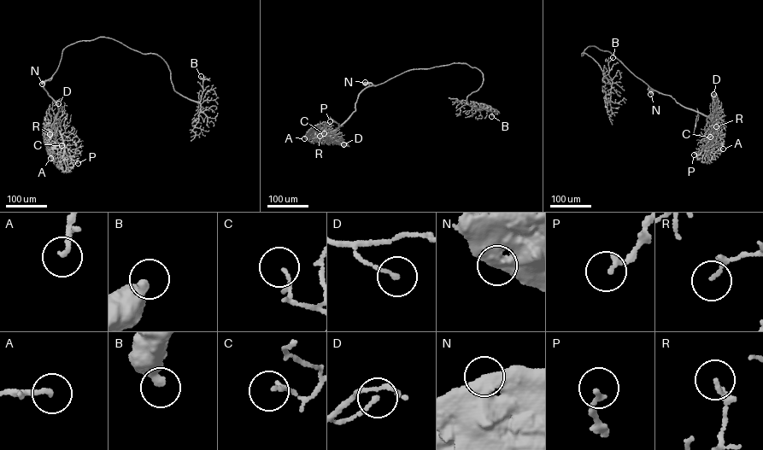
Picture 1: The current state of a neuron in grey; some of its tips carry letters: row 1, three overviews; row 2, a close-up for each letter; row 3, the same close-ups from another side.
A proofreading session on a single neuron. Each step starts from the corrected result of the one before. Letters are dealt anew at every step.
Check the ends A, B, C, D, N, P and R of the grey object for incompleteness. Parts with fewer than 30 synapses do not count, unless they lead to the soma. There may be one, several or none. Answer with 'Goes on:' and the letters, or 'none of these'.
Goes on: none of these

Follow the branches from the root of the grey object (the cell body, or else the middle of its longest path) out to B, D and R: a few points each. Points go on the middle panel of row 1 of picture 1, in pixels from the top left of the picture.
B: (365, 84), (466, 63), (483, 78), (467, 102), (491, 116)
D: (365, 84), (376, 85), (366, 88), (360, 94), (355, 111), (331, 135), (331, 142), (343, 144)
R: (365, 84), (376, 85), (366, 88), (360, 94), (355, 111), (345, 121), (323, 137), (319, 136)

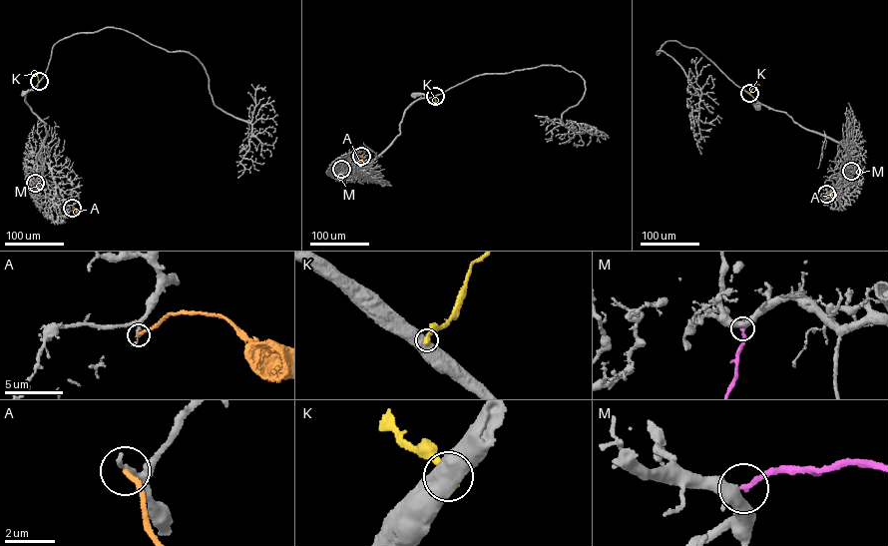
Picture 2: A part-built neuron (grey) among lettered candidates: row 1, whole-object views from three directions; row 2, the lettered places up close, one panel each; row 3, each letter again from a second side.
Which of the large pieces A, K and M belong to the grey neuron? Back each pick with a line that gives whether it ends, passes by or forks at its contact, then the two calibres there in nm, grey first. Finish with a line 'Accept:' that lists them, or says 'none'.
M: it ends there; 480 nm thick on the grey side, 240 nm on the other
Accept: M

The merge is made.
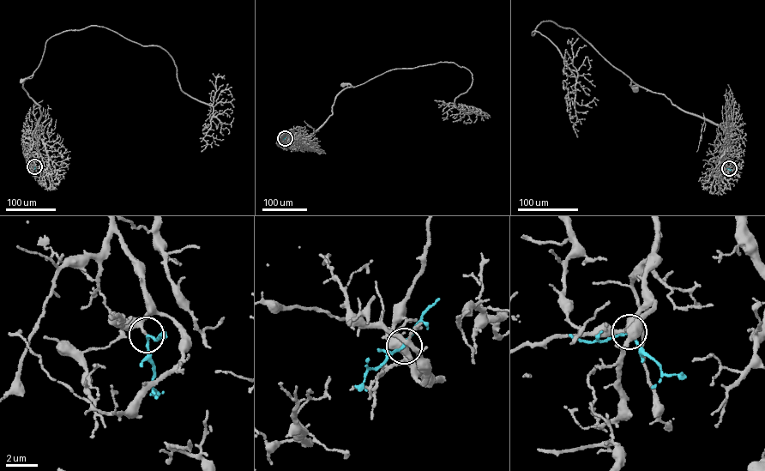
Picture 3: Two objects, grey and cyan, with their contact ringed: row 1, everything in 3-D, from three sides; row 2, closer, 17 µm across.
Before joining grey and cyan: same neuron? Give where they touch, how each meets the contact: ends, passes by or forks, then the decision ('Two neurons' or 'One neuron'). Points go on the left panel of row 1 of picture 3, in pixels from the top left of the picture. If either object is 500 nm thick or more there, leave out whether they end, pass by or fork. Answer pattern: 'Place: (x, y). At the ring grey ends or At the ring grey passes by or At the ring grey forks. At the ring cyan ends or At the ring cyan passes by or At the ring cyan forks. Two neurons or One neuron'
Place: (34, 166). At the ring grey ends. At the ring cyan passes by. One neuron

